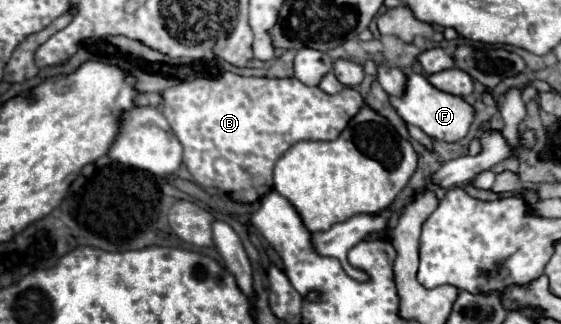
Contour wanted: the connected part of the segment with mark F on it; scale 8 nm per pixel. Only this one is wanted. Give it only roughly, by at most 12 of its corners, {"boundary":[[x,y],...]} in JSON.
{"boundary":[[410,74],[390,96],[404,122],[434,140],[468,134],[472,106]]}

